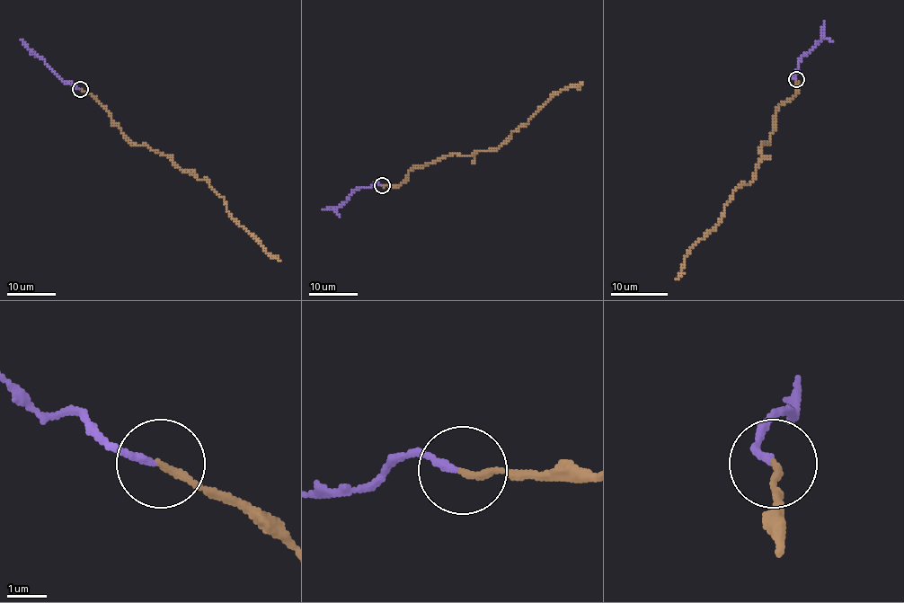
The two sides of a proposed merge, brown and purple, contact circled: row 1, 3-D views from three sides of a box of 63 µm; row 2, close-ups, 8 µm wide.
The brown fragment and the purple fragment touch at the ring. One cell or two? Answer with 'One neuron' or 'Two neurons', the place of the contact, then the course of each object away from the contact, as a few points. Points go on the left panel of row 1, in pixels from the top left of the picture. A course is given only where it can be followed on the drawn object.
One neuron. Place: (80, 89). Course of brown: (80, 89), (97, 101), (130, 141), (146, 145), (181, 169), (208, 181), (225, 199), (226, 212), (279, 261). Course of purple: (80, 89), (64, 82), (21, 39)

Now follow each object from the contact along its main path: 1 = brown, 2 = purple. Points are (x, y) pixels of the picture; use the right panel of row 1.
1: (796, 79), (759, 149), (753, 180), (689, 249), (678, 279)
2: (796, 79), (793, 75), (799, 71), (799, 60), (820, 40), (825, 21)

